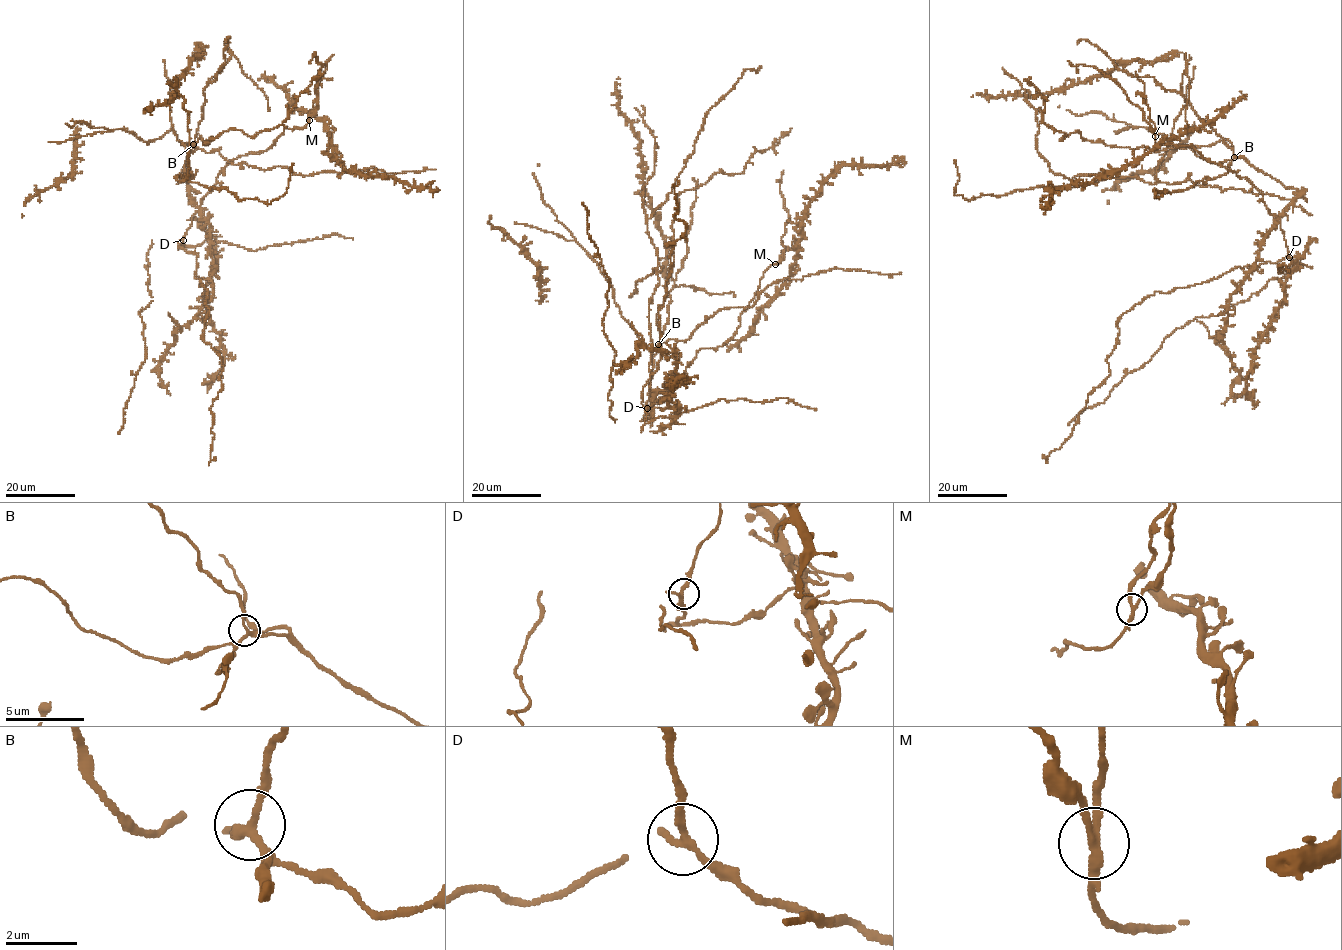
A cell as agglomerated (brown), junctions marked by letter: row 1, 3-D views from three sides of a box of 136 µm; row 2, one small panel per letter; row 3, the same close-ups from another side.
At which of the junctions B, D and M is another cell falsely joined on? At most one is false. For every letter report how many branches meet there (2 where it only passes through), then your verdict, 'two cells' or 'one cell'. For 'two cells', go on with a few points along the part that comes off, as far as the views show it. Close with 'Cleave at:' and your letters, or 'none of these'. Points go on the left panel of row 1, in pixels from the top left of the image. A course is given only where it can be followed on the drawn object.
B: 3 branches meet; one cell
D: 3 branches meet; one cell
M: 3 branches meet; two cells; foreign part runs (309, 119), (317, 97), (317, 83), (333, 54)
Cleave at: M

